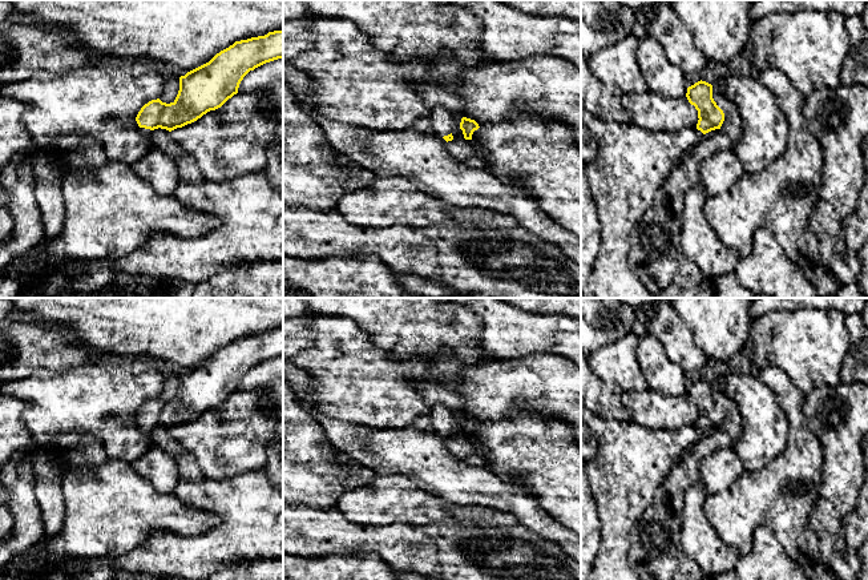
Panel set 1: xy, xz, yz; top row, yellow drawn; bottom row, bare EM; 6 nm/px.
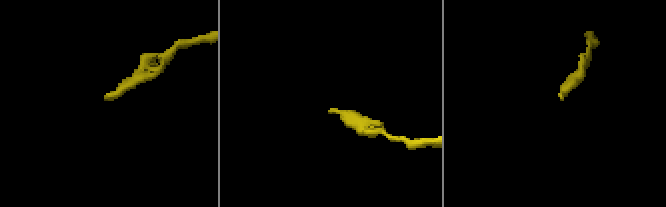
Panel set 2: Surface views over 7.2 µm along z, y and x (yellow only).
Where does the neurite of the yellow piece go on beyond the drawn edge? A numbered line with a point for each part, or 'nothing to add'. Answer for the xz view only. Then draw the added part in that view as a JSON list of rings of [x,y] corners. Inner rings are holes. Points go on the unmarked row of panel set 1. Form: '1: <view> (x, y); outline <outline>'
1: xz (444, 419); outline [[[443,403],[432,406],[429,418],[440,435],[451,432],[461,420],[461,415],[457,411],[448,408]]]

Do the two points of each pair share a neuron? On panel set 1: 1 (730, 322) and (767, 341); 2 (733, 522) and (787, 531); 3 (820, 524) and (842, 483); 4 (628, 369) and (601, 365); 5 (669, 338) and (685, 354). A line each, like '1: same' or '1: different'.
1: different
2: same
3: same
4: same
5: same

